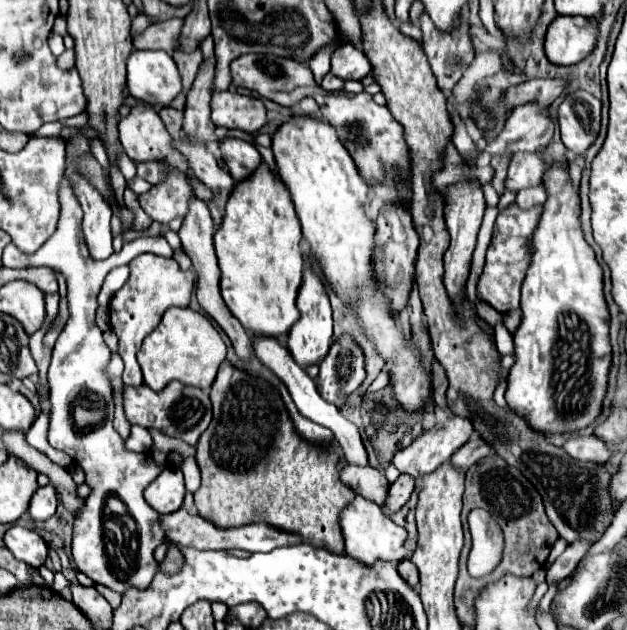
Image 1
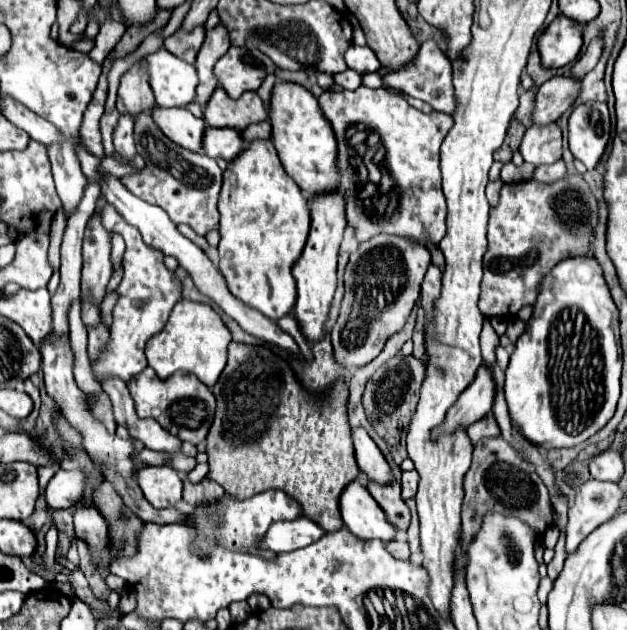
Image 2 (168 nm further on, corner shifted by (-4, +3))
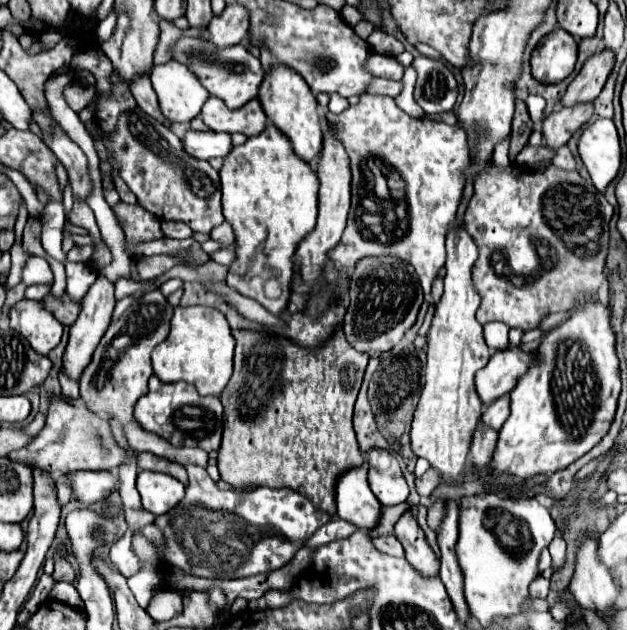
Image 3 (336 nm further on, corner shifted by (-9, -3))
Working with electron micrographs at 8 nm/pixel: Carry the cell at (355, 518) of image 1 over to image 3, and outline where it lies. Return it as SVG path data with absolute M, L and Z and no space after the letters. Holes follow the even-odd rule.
M367 461L361 467L351 467L335 483L337 515L361 529L373 529L379 523L381 503L369 491Z

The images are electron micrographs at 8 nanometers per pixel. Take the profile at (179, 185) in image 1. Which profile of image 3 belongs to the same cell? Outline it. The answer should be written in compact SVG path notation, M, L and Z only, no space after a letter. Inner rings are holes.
M123 111L119 127L109 133L109 149L119 165L121 179L135 193L139 205L159 219L183 221L193 231L209 233L221 225L221 183L219 173L207 163L185 153L181 139L145 111Z

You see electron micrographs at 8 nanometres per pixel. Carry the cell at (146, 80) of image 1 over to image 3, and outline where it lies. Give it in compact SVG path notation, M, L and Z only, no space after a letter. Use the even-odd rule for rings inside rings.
M177 61L153 67L151 83L167 123L189 123L209 97L199 79Z

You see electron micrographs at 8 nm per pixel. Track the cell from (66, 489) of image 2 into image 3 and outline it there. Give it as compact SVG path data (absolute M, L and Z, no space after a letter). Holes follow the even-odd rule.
M77 471L69 475L69 479L73 487L73 497L85 507L107 499L119 483L119 477L111 471Z

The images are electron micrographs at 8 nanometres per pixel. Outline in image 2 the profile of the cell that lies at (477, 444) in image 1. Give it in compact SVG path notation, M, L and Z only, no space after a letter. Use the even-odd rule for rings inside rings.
M492 415L484 417L482 421L478 421L476 425L470 425L468 429L468 437L472 441L472 445L476 445L480 439L486 439L486 437L498 437L500 435L500 429L496 425L496 419Z

